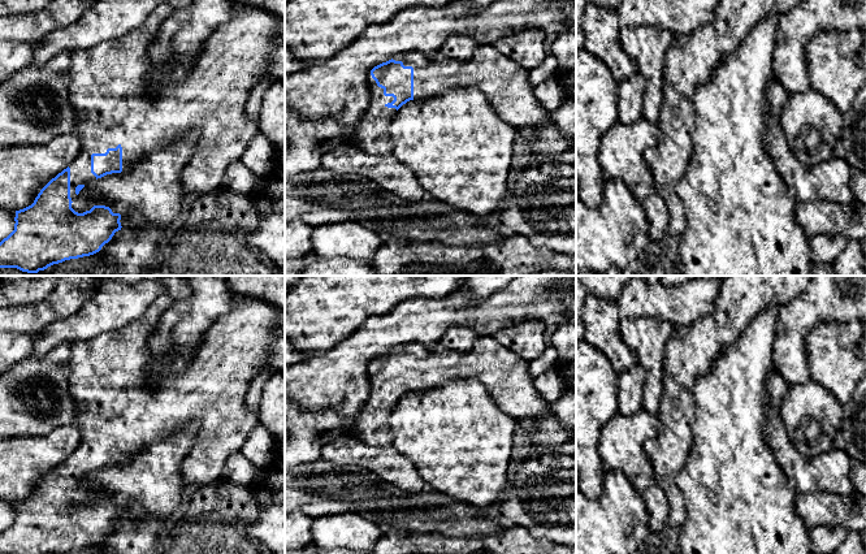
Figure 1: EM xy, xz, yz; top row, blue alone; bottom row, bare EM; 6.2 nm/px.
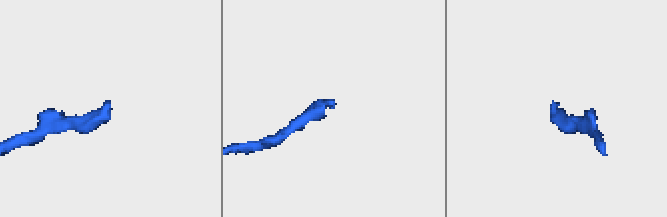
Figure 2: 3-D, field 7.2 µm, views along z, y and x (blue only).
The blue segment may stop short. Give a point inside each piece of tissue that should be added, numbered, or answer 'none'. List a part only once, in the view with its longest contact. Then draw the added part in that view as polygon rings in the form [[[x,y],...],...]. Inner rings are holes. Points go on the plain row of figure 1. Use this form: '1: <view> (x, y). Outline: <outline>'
1: xy (115, 395). Outline: [[[165,291],[160,294],[146,310],[146,312],[134,320],[131,324],[125,325],[120,330],[114,330],[111,333],[101,333],[91,339],[86,341],[77,341],[72,343],[72,355],[70,355],[70,376],[69,376],[69,391],[70,395],[75,403],[77,412],[73,425],[75,425],[81,430],[81,442],[77,447],[77,450],[69,456],[70,459],[70,489],[72,493],[75,492],[75,479],[78,476],[86,476],[96,468],[91,464],[91,446],[92,445],[105,445],[108,440],[116,440],[118,436],[122,438],[122,462],[127,462],[129,459],[134,458],[137,454],[143,451],[148,445],[163,440],[165,437],[169,437],[186,425],[191,423],[198,424],[198,432],[192,443],[192,447],[190,453],[183,458],[182,466],[181,466],[181,473],[185,486],[203,486],[207,484],[211,484],[220,479],[222,476],[222,471],[226,466],[226,462],[230,455],[233,455],[235,451],[241,451],[242,446],[247,441],[251,430],[257,425],[259,415],[254,414],[248,406],[247,406],[247,391],[250,388],[251,381],[264,369],[269,368],[272,373],[282,373],[285,375],[285,334],[277,336],[274,333],[276,326],[281,323],[283,317],[283,312],[281,308],[270,304],[269,302],[259,298],[246,298],[244,302],[237,307],[235,310],[231,310],[229,313],[222,315],[220,319],[217,319],[207,330],[203,341],[195,350],[191,360],[187,363],[187,365],[183,369],[176,369],[172,367],[173,356],[164,359],[164,375],[161,377],[151,377],[148,375],[148,369],[153,362],[153,355],[151,354],[151,350],[148,347],[148,339],[151,338],[152,333],[155,332],[161,315],[172,307],[174,303],[174,299]]]

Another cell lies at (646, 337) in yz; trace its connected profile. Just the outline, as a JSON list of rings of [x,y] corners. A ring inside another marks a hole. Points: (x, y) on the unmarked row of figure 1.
[[[632,317],[620,319],[618,330],[644,369],[642,407],[657,415],[663,393],[663,358],[666,343],[674,330],[666,320]]]

